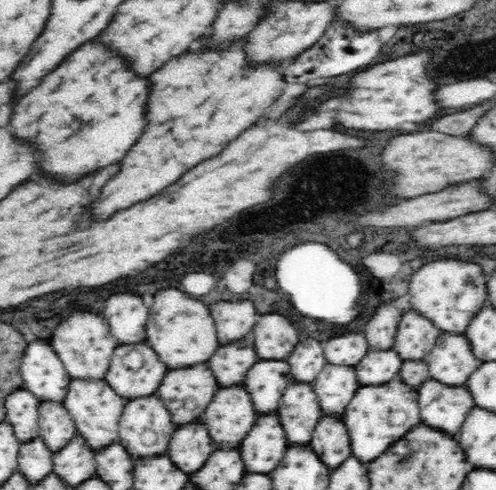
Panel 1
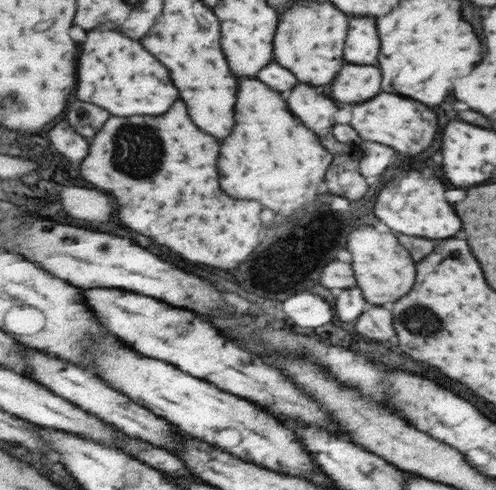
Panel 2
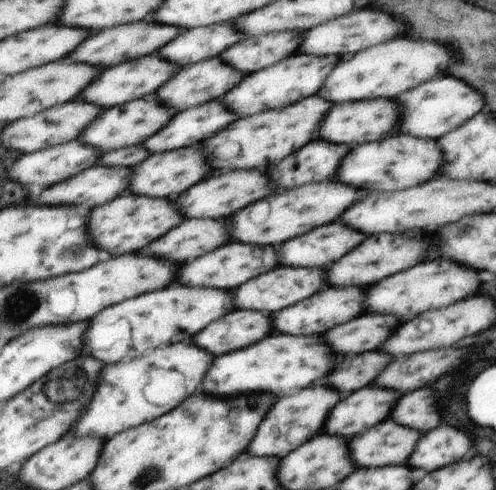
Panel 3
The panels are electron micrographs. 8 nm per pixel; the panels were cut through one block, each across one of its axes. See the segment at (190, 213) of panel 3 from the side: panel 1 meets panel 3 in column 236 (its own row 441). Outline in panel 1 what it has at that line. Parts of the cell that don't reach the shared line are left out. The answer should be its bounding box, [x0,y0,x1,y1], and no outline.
[168,422,214,472]

